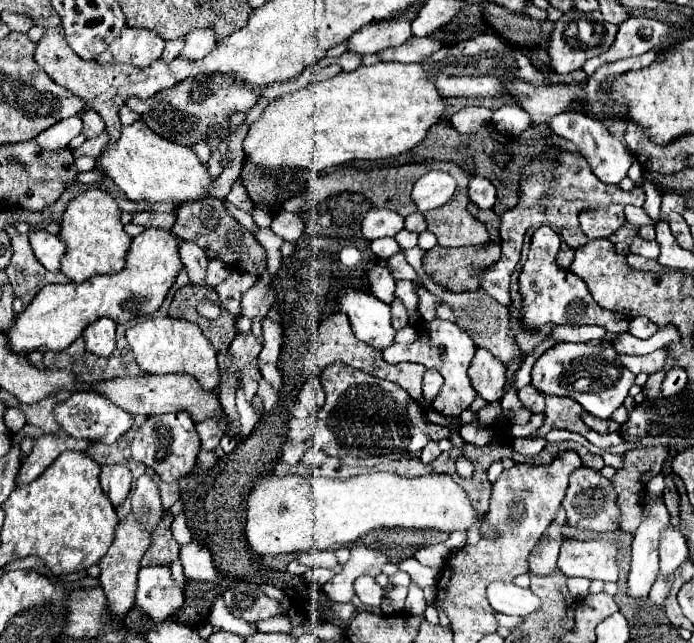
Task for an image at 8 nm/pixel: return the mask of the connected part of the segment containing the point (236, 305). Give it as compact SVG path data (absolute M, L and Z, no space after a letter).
M235 270L231 272L231 278L215 286L215 292L219 296L219 302L223 308L227 308L231 314L239 316L241 314L241 296L257 282L257 277Z

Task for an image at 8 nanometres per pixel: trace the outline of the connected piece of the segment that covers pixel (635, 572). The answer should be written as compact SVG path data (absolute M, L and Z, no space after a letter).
M651 500L645 506L641 526L633 534L633 556L631 556L631 570L629 570L629 578L627 578L627 594L631 598L639 598L639 600L647 598L647 594L655 582L655 576L659 572L659 554L657 554L659 538L661 538L661 530L665 526L669 526L669 514L667 514L663 500Z

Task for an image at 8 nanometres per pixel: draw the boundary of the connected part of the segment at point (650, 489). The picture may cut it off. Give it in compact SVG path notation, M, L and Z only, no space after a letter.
M663 474L653 476L653 478L647 482L645 492L651 494L651 496L661 496L661 494L663 494Z

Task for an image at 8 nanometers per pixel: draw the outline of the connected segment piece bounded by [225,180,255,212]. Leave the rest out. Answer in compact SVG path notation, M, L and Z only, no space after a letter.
M236 180L231 188L231 191L228 193L227 198L225 198L229 204L233 204L233 206L237 206L239 210L245 210L245 212L253 212L253 202L249 200L249 196L247 196L247 192L245 192L245 188L243 188L243 184L241 184L241 180Z

